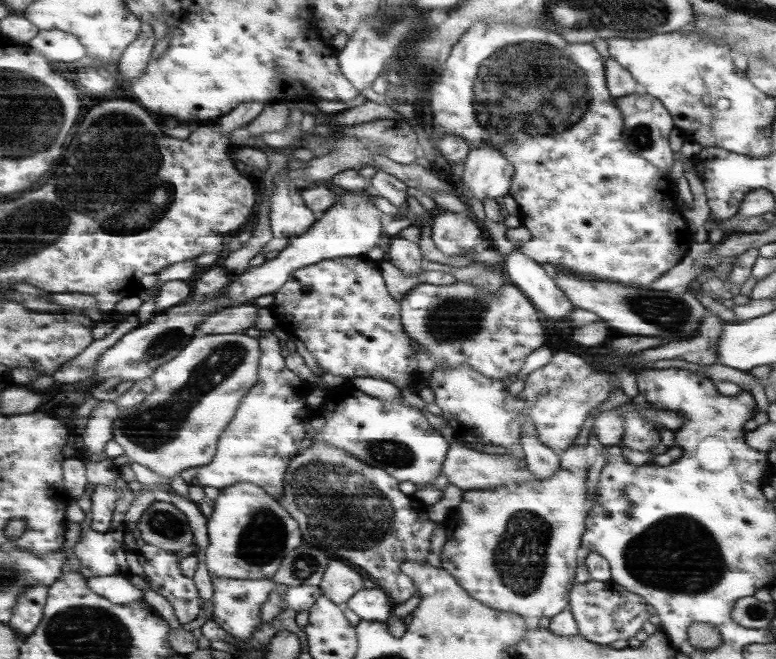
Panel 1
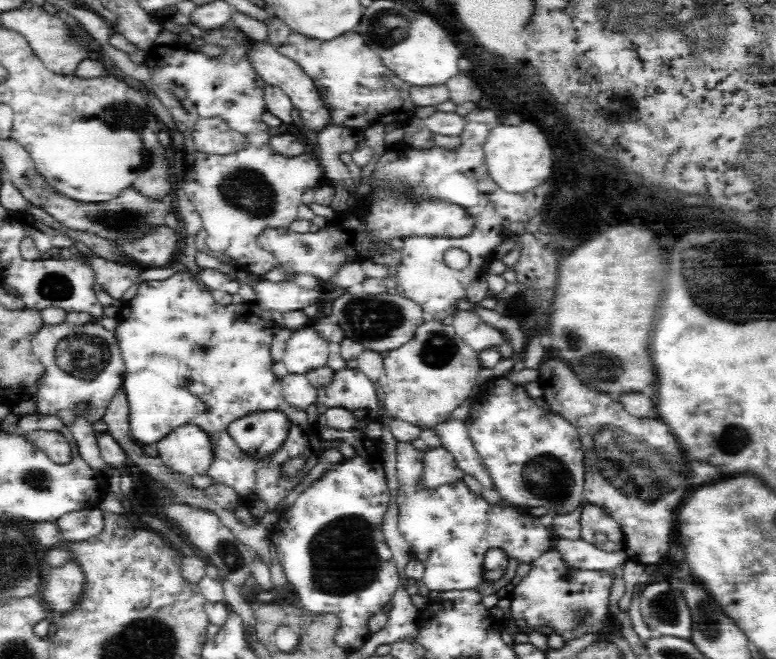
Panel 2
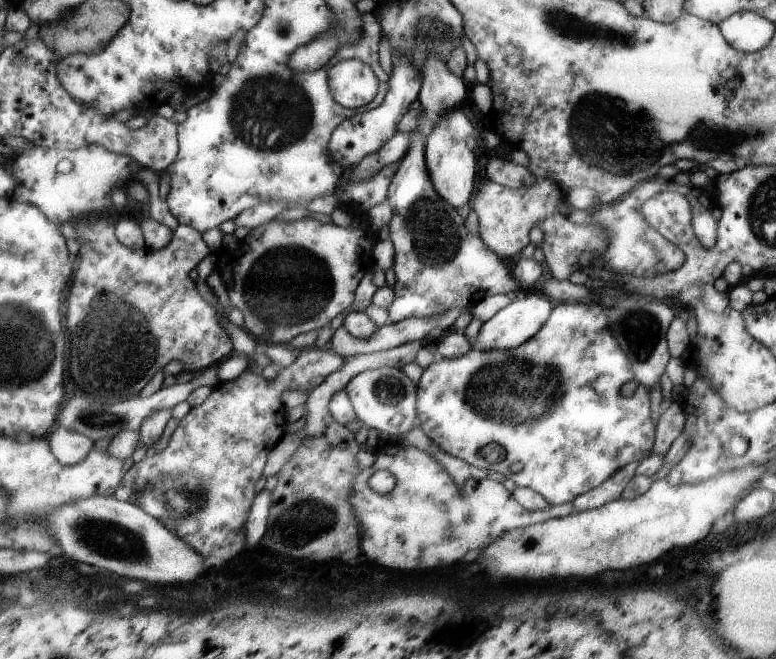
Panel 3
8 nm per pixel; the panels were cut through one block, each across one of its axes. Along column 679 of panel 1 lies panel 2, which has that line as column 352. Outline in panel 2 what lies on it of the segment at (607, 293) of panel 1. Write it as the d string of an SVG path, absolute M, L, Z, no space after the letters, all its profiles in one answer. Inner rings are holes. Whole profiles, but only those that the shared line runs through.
M382 292L382 294L344 294L334 302L332 318L344 330L344 338L350 338L364 346L364 350L382 354L394 352L408 342L412 342L414 332L422 322L426 322L426 312L410 298L404 298L396 292Z

